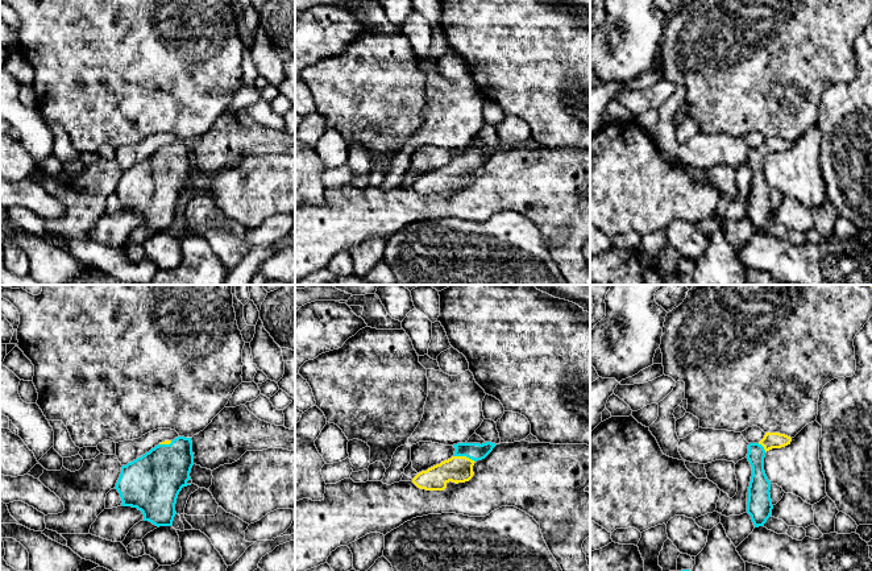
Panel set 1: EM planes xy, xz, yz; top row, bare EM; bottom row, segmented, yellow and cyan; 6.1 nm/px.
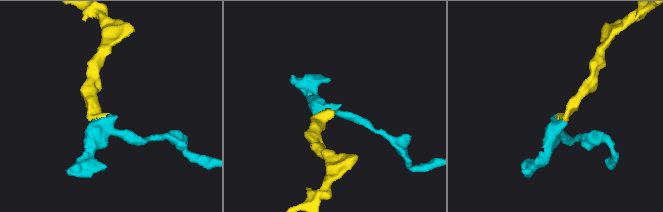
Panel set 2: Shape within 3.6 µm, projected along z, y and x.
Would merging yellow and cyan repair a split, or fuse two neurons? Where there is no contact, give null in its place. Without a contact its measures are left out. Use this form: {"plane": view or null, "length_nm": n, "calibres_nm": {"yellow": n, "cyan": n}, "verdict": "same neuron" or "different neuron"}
{"plane": "xz", "length_nm": 140, "calibres_nm": {"yellow": 160, "cyan": 110}, "verdict": "same neuron"}

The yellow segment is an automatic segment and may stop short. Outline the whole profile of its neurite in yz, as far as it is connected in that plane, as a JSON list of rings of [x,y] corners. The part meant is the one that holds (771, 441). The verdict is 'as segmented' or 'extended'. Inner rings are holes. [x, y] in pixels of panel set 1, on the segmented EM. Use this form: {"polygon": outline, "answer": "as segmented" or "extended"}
{"polygon": [[[765,433],[759,443],[748,444],[747,459],[752,467],[752,476],[748,487],[747,513],[755,527],[764,526],[772,514],[771,481],[764,471],[765,452],[772,448],[781,448],[790,444],[792,438],[780,433]]], "answer": "extended"}

